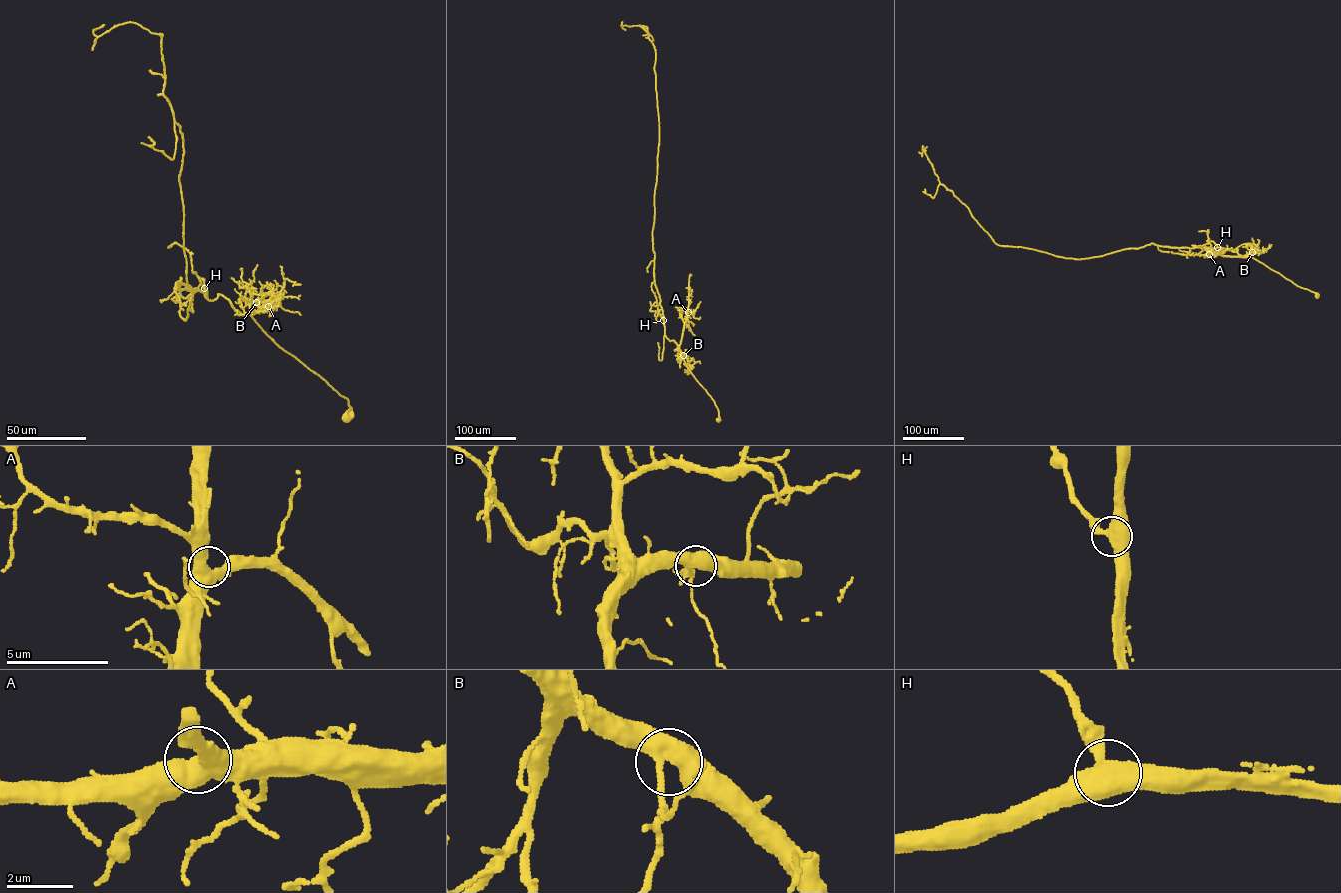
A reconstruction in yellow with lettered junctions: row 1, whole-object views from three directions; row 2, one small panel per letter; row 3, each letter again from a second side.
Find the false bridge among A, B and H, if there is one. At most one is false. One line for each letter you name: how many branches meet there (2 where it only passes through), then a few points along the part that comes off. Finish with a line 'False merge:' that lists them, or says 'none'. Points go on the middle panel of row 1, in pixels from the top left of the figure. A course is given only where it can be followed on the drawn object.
False merge: none

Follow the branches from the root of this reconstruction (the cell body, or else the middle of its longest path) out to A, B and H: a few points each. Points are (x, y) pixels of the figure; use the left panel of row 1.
A: (346, 417), (348, 400), (280, 348), (249, 313), (245, 315), (268, 306)
B: (346, 417), (348, 400), (280, 348), (255, 322), (250, 315), (250, 306), (256, 302)
H: (346, 417), (350, 407), (346, 398), (280, 348), (249, 313), (238, 312), (221, 294), (209, 301), (204, 288)

